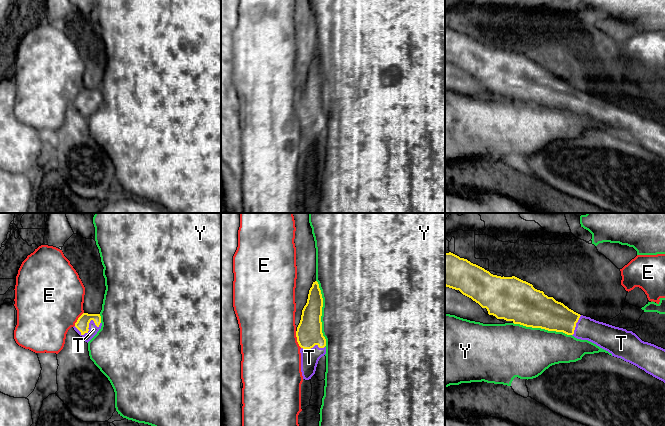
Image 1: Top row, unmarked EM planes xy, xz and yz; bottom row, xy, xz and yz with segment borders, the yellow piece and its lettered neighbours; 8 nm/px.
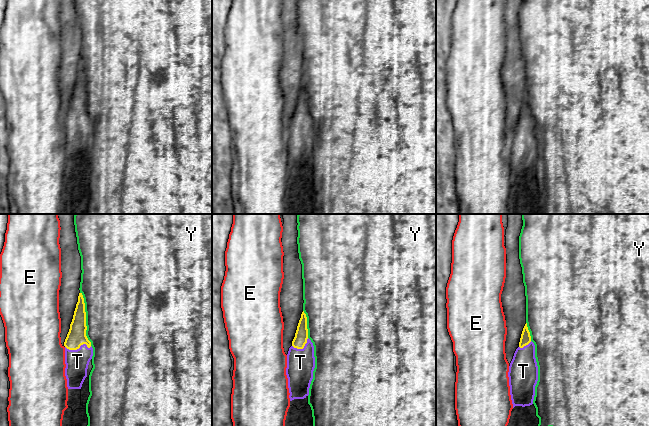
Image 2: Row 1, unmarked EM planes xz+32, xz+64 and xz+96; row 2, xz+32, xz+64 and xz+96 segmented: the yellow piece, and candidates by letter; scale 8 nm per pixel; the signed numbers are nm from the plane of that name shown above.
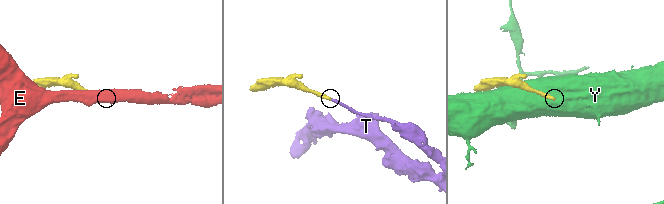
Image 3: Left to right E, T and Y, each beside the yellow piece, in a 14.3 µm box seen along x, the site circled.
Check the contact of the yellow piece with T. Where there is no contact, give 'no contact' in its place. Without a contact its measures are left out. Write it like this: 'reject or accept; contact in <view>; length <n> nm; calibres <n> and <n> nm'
accept; contact in xy; length 220 nm; calibres 110 and 80 nm

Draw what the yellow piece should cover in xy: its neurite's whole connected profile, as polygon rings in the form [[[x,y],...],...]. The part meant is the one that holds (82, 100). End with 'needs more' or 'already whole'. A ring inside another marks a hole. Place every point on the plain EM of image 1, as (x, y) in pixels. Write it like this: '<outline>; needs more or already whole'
[[[83,89],[73,104],[88,119],[101,105],[101,102],[100,90]]]; needs more

